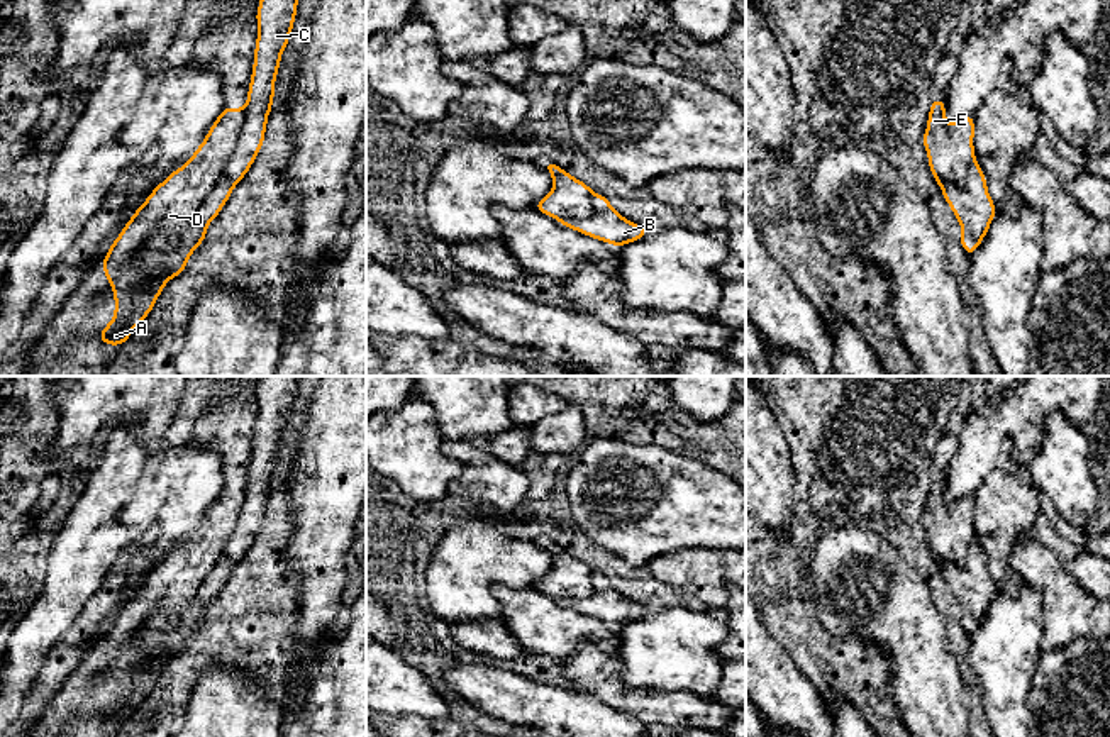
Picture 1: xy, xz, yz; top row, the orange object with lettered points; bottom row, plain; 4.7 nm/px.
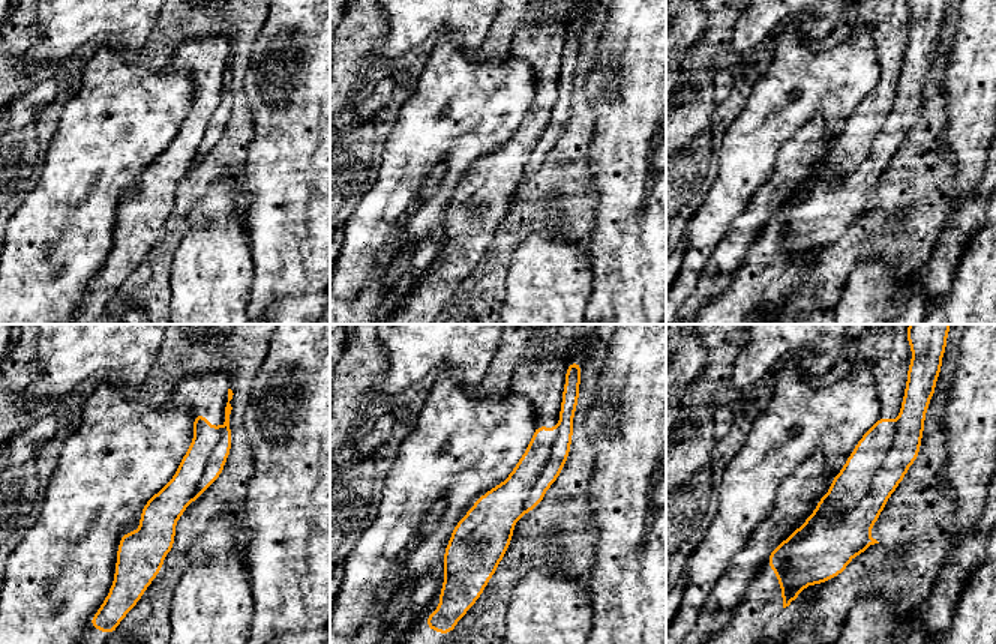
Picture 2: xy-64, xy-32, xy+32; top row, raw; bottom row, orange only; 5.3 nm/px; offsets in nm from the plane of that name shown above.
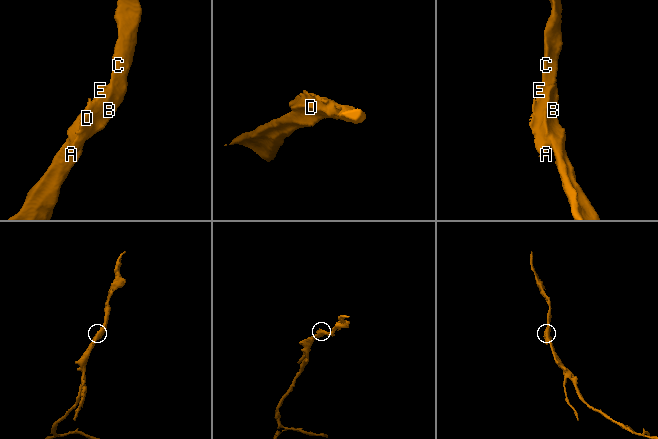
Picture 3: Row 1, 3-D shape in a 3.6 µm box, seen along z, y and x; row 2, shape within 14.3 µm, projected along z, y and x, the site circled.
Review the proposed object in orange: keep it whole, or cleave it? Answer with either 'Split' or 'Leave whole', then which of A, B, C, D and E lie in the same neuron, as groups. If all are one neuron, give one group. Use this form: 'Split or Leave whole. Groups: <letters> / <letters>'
Split. Groups: A D E / B C

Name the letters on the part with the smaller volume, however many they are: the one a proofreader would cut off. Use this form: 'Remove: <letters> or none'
Remove: A, D, E

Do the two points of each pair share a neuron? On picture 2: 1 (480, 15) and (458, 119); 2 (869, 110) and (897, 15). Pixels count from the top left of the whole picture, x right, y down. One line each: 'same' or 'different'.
1: different
2: same

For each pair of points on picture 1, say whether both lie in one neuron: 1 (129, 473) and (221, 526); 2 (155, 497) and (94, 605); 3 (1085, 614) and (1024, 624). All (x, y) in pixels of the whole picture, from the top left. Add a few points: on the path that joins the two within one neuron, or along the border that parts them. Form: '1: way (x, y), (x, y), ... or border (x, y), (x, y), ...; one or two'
1: border (222, 480), (222, 490), (205, 519), (178, 546); two
2: border (127, 551), (129, 563), (122, 595); two
3: border (1027, 583), (1041, 593), (1043, 651); two

